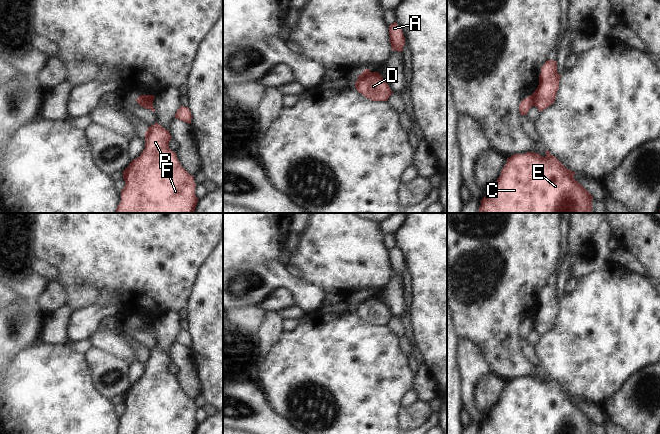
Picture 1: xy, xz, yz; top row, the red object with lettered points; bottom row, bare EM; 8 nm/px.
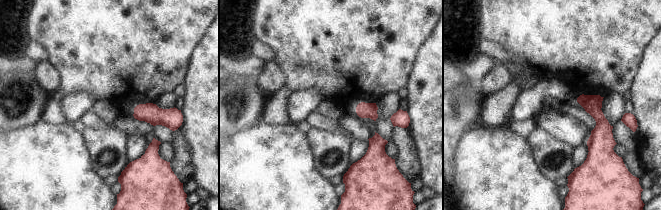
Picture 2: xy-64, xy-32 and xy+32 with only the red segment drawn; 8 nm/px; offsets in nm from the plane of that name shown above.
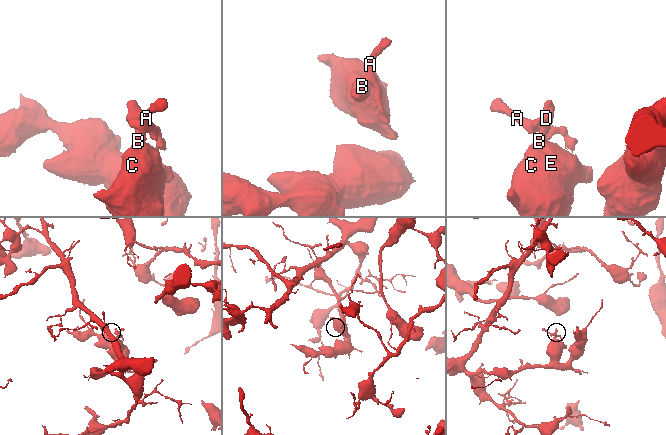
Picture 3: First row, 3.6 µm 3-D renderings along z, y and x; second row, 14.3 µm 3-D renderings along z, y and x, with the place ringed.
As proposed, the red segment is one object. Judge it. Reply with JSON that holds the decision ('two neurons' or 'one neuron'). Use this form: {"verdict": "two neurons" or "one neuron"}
{"verdict": "two neurons"}

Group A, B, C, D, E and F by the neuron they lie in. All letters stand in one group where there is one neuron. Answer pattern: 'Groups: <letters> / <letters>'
Groups: A / B C D E F

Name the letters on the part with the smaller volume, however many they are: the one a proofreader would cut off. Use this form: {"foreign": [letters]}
{"foreign": ["A"]}

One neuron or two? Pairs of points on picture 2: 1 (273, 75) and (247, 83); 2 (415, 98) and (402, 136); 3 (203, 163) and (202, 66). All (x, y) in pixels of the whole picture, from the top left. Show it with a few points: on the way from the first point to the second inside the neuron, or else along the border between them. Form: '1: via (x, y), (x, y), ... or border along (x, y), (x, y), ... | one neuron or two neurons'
1: border along (257, 76), (259, 86), (269, 95) | two neurons
2: border along (405, 128), (413, 143), (414, 150) | two neurons
3: via (203, 139), (203, 90) | one neuron

